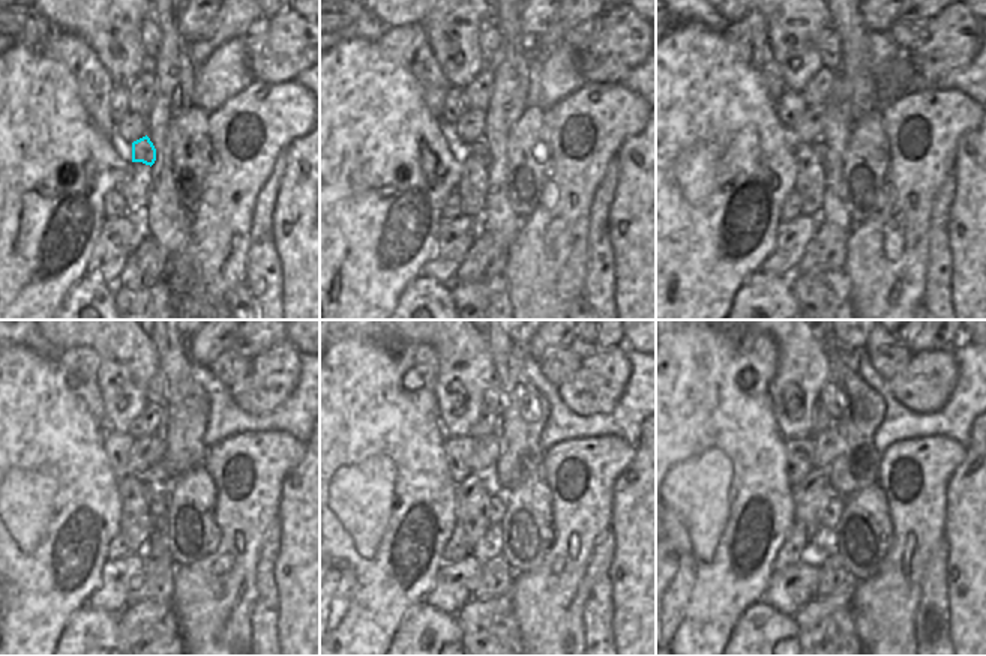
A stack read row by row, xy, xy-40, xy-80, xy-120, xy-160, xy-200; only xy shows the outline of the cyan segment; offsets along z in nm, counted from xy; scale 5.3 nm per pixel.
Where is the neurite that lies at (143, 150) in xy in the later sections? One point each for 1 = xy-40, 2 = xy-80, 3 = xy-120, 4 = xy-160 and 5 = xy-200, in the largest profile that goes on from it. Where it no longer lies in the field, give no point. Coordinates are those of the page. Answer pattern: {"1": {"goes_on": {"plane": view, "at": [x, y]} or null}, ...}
{"1": {"goes_on": {"plane": "xy-40", "at": [480, 150]}}, "2": {"goes_on": {"plane": "xy-80", "at": [820, 149]}}, "3": {"goes_on": {"plane": "xy-120", "at": [159, 502]}}, "4": {"goes_on": {"plane": "xy-160", "at": [497, 505]}}, "5": {"goes_on": {"plane": "xy-200", "at": [823, 544]}}}

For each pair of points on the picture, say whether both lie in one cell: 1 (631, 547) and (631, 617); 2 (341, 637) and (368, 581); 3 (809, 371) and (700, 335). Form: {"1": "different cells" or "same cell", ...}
{"1": "same cell", "2": "same cell", "3": "different cells"}

